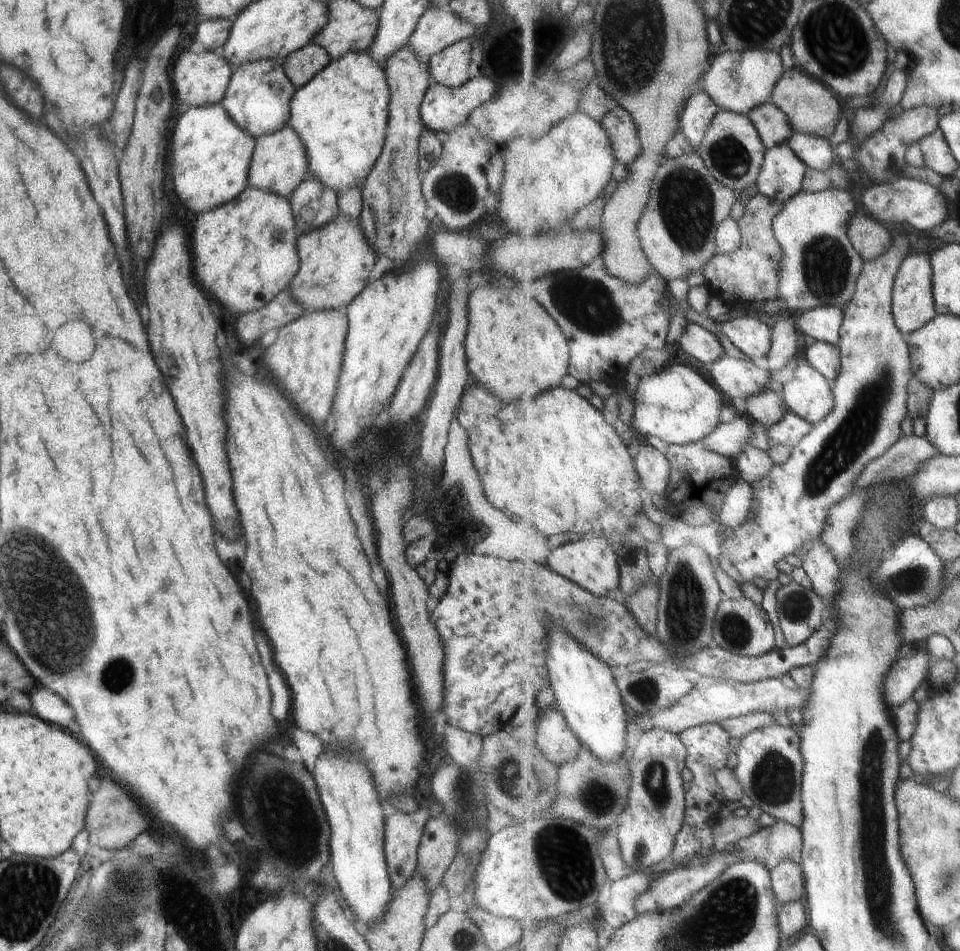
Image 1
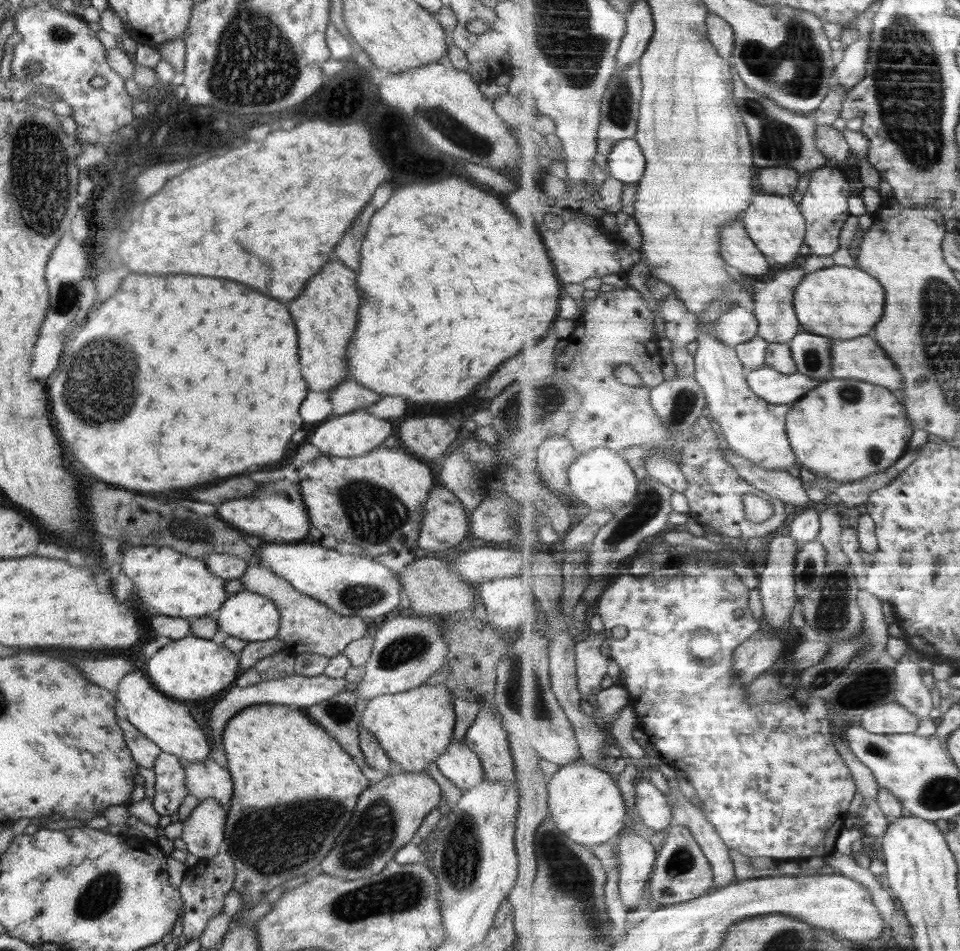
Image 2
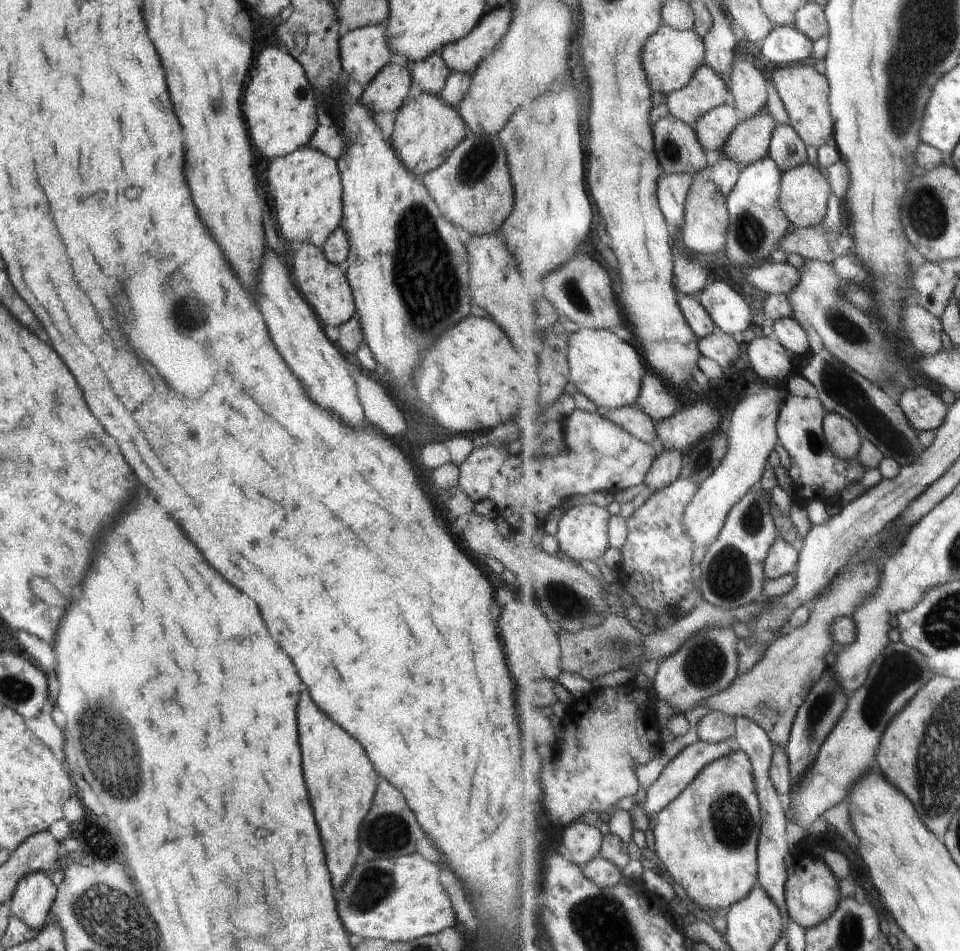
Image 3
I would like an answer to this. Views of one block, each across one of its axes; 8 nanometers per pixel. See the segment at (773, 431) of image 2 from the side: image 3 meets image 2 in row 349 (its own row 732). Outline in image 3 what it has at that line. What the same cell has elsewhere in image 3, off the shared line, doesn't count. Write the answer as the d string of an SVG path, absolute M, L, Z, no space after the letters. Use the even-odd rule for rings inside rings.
M711 711L698 723L699 738L704 742L720 744L737 738L737 717Z

